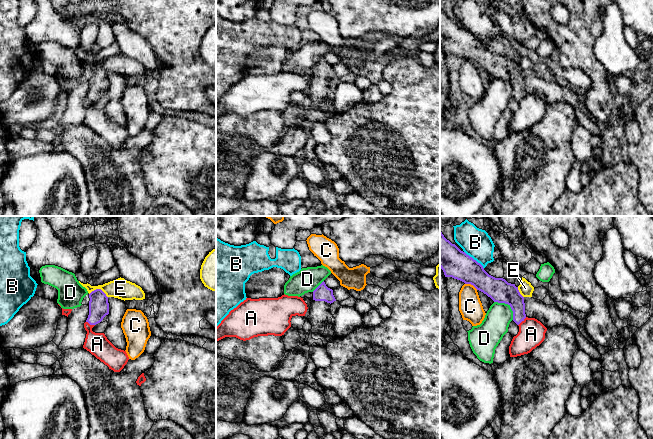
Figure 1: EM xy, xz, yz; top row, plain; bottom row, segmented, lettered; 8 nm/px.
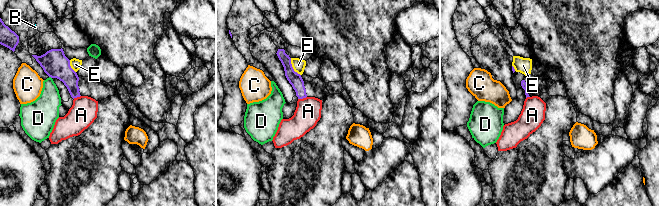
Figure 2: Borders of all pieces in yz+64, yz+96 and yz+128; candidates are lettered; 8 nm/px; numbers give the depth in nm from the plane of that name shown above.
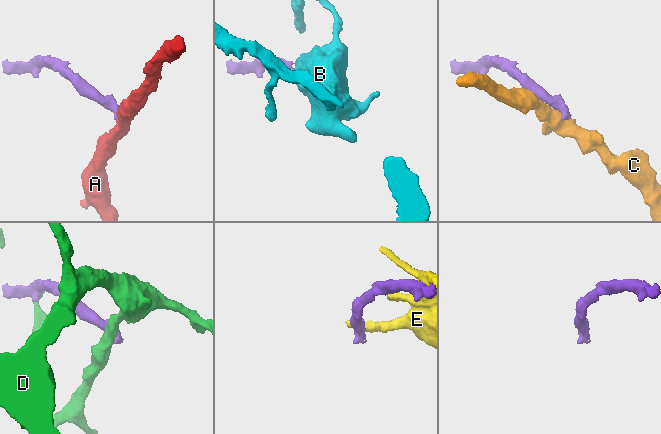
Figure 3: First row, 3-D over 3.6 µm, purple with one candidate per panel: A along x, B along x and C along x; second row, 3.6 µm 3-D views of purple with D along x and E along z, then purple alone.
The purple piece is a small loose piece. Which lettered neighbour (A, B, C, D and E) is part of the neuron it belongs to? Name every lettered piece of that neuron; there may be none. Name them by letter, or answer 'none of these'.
none of these

